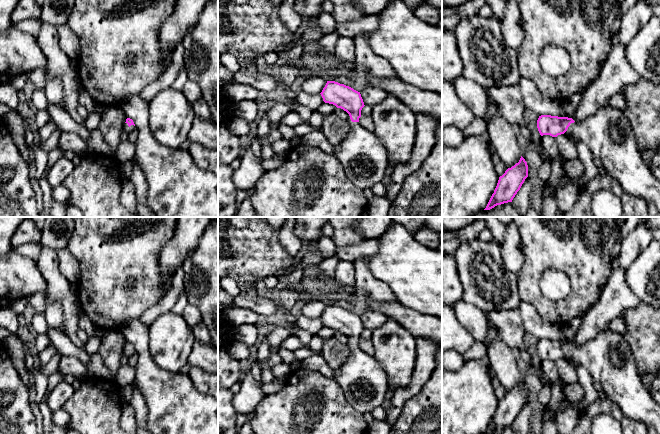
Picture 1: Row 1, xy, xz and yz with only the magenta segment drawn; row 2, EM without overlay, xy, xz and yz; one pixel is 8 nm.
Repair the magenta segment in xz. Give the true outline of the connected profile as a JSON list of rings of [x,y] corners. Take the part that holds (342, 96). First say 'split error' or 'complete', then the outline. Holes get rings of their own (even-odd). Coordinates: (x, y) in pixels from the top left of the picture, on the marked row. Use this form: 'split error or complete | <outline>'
split error | [[[327,81],[320,94],[325,103],[343,109],[350,116],[349,134],[335,146],[334,156],[355,186],[362,190],[372,188],[384,178],[389,162],[380,139],[359,124],[361,110],[365,106],[360,92],[338,82]]]

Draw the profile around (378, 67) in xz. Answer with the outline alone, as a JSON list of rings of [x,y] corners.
[[[362,33],[357,34],[356,36],[353,37],[354,39],[354,44],[355,44],[355,64],[356,66],[363,66],[365,67],[368,71],[367,74],[376,77],[376,78],[398,78],[396,72],[392,68],[392,66],[383,58],[380,56],[377,56],[371,47],[369,46],[369,43],[367,41],[367,38],[365,35]]]

